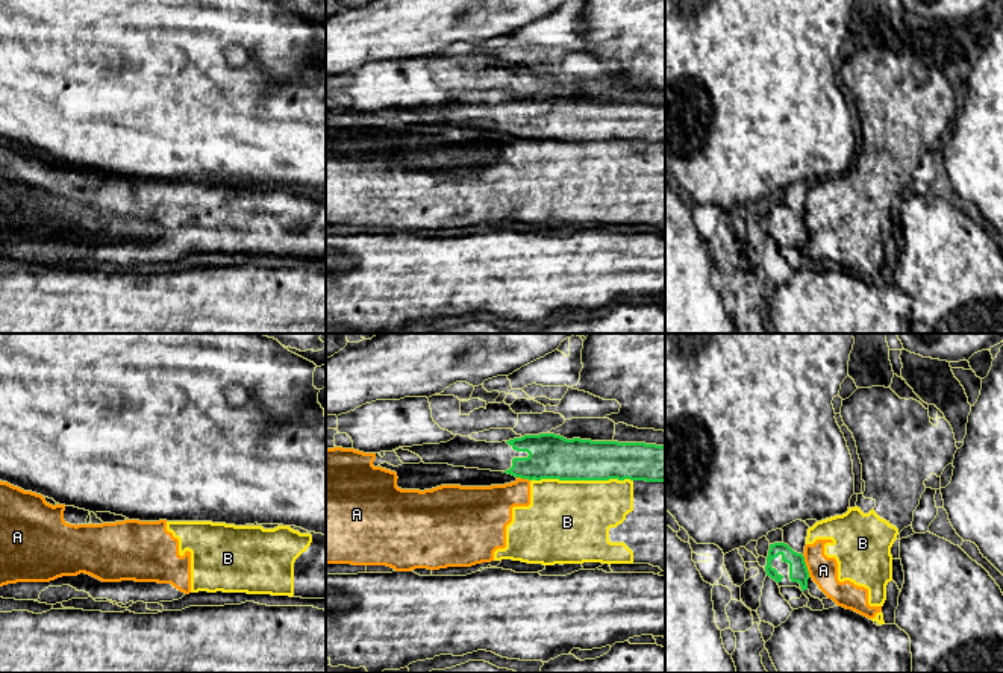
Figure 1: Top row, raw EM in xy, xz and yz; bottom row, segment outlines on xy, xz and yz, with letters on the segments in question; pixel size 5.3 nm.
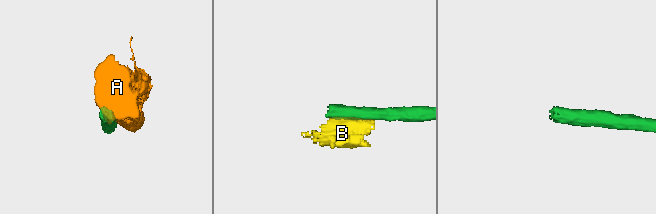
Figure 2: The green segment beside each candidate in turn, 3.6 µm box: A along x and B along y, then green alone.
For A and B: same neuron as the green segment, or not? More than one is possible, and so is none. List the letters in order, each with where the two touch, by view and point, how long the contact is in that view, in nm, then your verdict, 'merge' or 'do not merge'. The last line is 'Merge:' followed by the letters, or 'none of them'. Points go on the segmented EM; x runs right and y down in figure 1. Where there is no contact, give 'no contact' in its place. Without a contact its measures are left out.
A: meets green in yz at (805, 566); contact 130 nm long; do not merge
B: meets green in xz at (581, 479); contact 550 nm long; do not merge
Merge: none of them

